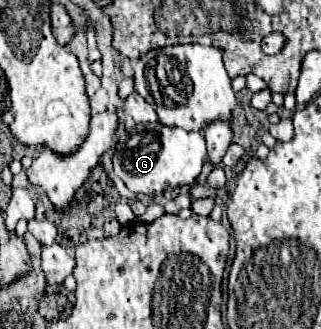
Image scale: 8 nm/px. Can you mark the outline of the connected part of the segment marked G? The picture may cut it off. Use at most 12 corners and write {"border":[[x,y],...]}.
{"border":[[138,123],[116,145],[114,173],[142,195],[192,185],[204,135]]}

